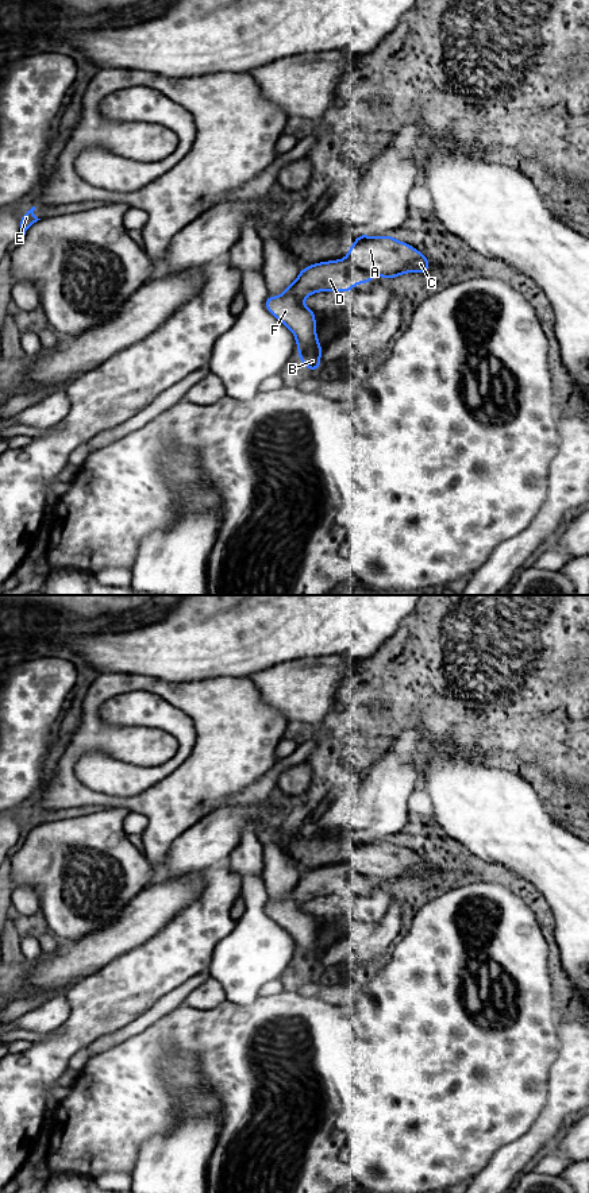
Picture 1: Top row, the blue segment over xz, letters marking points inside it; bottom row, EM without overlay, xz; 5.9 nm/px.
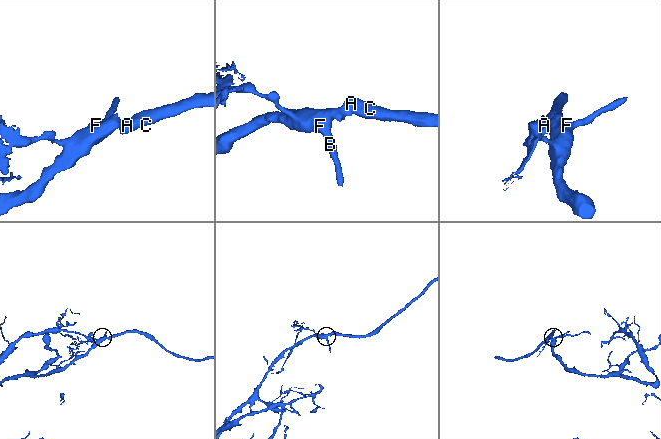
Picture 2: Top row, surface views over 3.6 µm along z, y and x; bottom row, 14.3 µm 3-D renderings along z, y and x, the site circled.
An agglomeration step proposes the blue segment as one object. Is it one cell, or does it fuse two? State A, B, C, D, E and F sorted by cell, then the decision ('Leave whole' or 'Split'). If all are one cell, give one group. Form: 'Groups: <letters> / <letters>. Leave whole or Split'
Groups: A C / B D E F. Split

